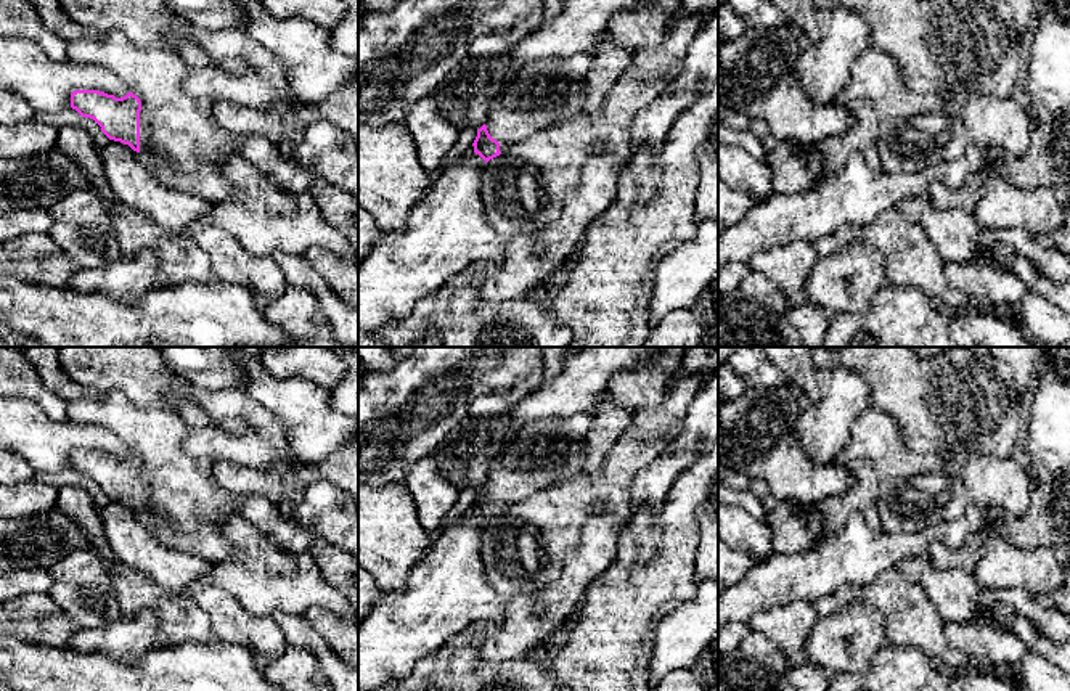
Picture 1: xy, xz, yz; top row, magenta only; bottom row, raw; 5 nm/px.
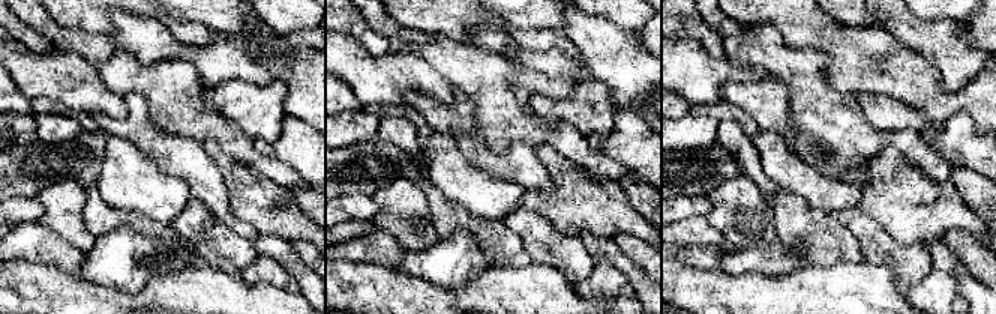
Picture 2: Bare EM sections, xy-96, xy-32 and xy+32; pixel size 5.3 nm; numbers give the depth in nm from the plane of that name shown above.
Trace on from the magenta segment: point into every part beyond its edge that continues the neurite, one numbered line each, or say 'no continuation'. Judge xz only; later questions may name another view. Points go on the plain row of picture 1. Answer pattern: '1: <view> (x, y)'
1: xz (542, 453)

